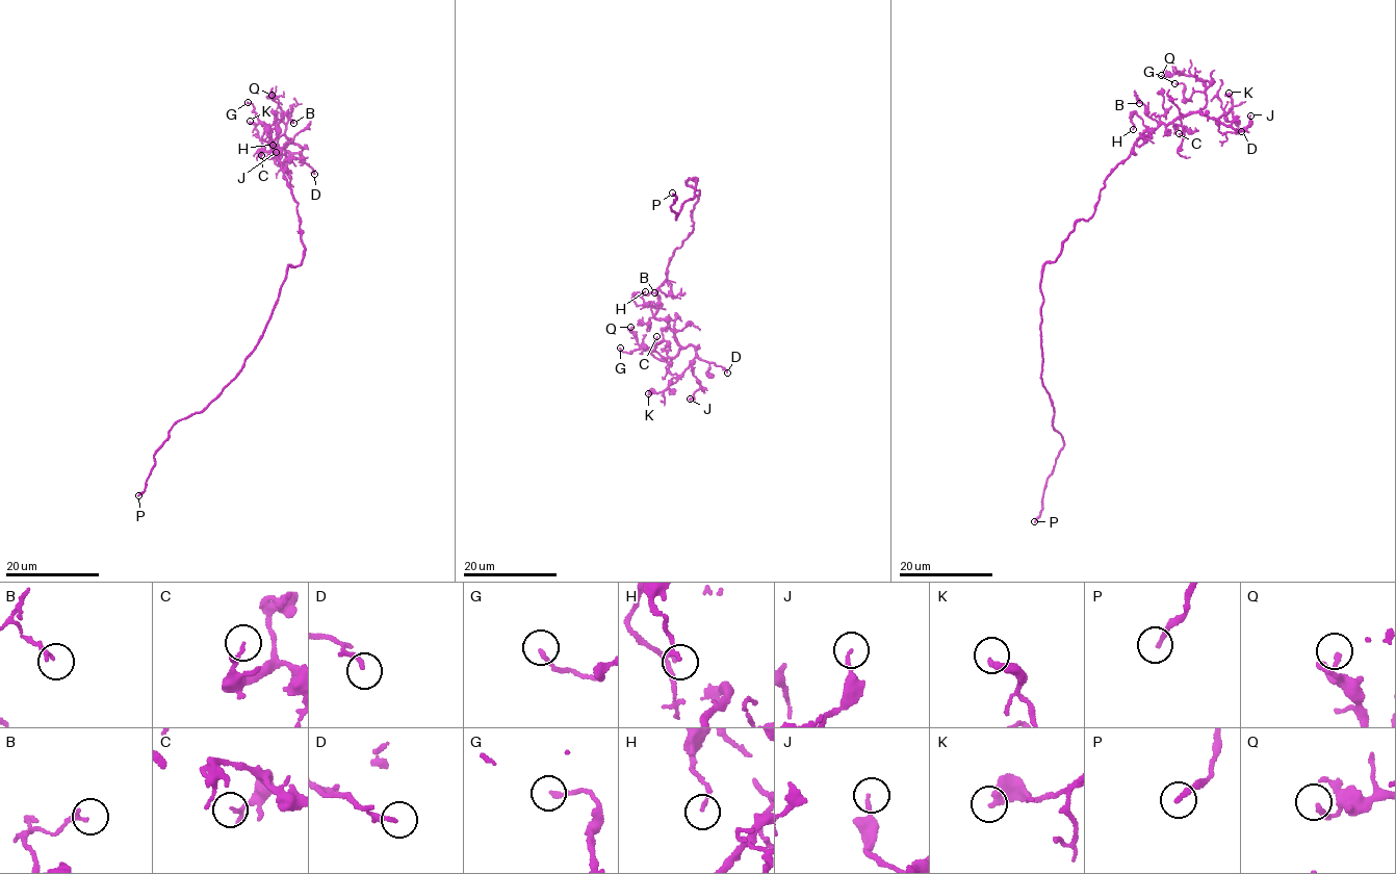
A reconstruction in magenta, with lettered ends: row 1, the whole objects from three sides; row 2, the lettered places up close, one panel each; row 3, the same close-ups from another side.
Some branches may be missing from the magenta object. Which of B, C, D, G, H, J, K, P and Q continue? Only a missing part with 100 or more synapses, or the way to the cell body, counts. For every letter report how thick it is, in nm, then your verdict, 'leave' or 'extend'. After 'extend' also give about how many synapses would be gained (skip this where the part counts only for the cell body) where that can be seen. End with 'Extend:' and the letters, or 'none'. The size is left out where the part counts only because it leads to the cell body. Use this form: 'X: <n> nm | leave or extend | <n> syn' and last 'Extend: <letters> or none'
B: 170 nm | leave
C: 100 nm | leave
D: 170 nm | leave
G: 150 nm | leave
H: 140 nm | leave
J: 130 nm | leave
K: 280 nm | leave
P: 200 nm | extend
Q: 130 nm | leave
Extend: P

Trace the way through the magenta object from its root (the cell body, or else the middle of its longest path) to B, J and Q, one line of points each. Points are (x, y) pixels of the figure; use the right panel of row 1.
B: (1058, 256), (1074, 224), (1094, 211), (1105, 179), (1128, 156), (1140, 135), (1157, 127), (1137, 97), (1139, 103)
J: (1058, 256), (1074, 224), (1094, 211), (1105, 179), (1144, 131), (1201, 111), (1222, 133), (1238, 132), (1250, 116)
Q: (1058, 256), (1062, 240), (1074, 224), (1093, 214), (1105, 179), (1140, 135), (1206, 105), (1204, 81), (1161, 75)

